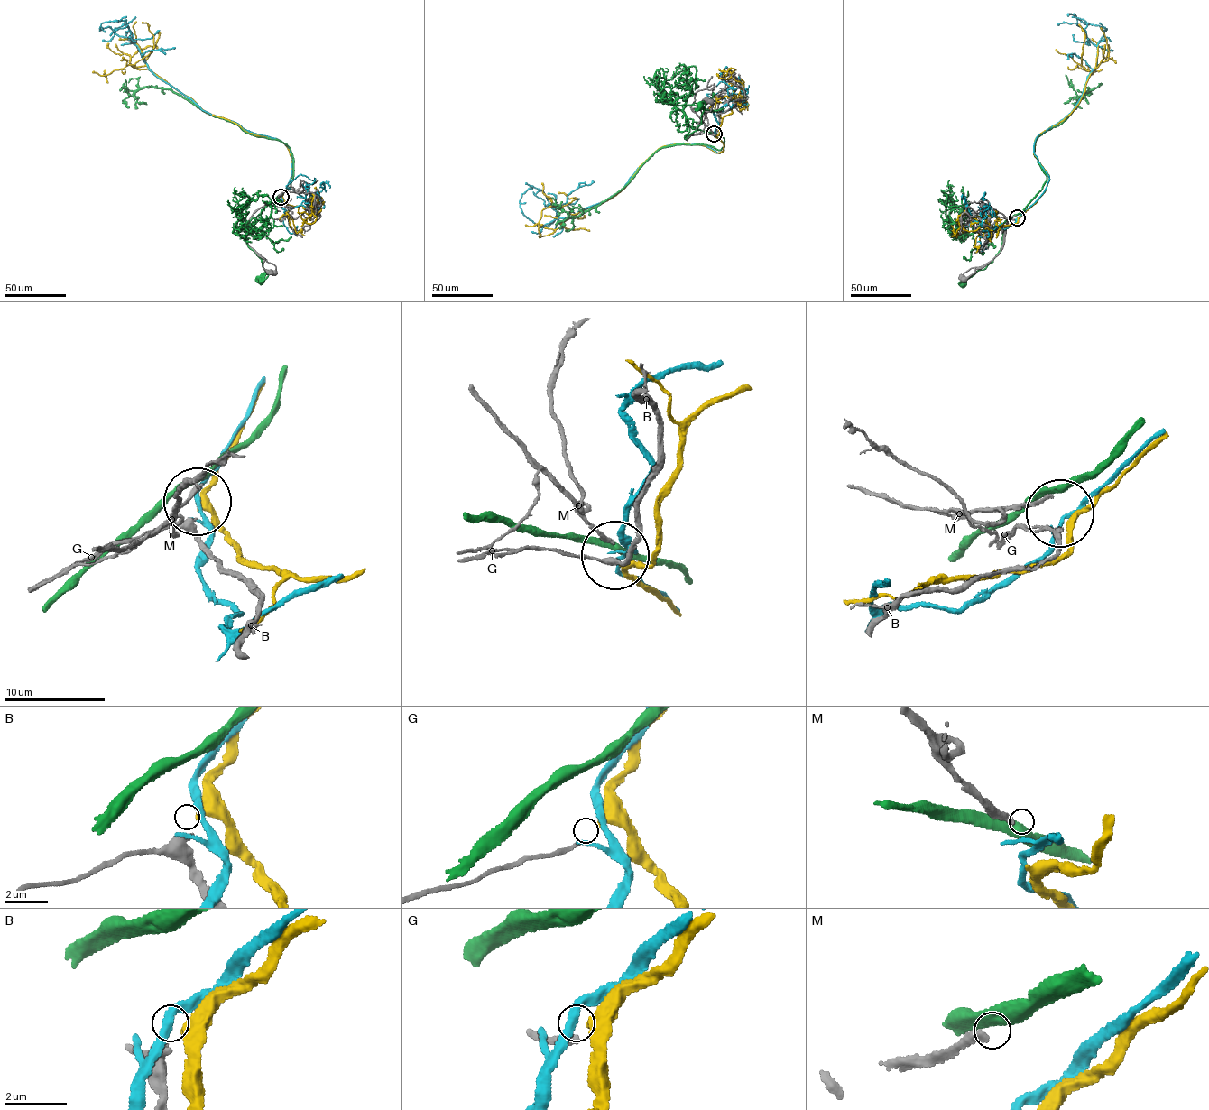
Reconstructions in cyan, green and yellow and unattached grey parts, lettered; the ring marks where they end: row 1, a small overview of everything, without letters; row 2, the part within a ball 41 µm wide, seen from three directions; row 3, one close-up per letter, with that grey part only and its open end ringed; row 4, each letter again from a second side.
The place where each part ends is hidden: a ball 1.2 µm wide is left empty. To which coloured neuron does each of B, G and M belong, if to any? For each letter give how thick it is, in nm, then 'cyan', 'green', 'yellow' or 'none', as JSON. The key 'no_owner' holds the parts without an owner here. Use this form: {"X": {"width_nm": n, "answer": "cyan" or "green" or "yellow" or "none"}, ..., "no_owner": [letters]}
{"B": {"width_nm": 440, "answer": "none"}, "G": {"width_nm": 170, "answer": "yellow"}, "M": {"width_nm": 320, "answer": "none"}, "no_owner": ["B", "M"]}

